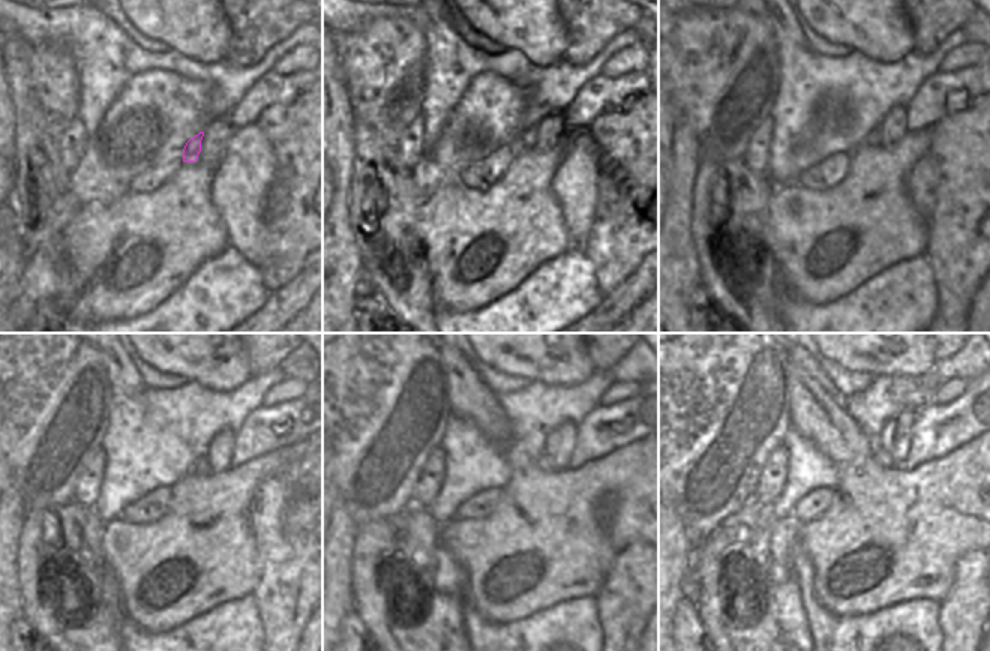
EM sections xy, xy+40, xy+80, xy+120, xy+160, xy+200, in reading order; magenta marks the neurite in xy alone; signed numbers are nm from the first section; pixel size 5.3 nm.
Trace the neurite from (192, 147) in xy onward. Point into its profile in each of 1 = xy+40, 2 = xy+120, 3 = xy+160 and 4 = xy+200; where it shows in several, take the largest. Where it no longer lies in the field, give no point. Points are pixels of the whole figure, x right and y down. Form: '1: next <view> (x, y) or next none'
1: next xy+40 (528, 140)
2: next xy+120 (201, 468)
3: next xy+160 (543, 462)
4: next xy+200 (881, 458)

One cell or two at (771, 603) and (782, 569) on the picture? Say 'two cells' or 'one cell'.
two cells

